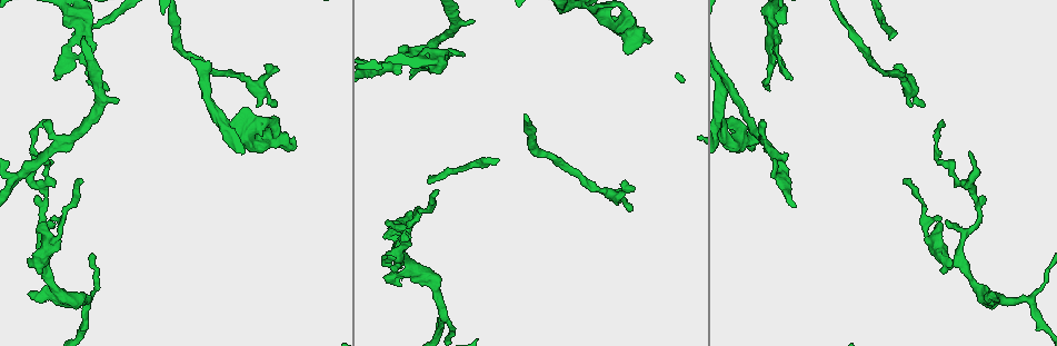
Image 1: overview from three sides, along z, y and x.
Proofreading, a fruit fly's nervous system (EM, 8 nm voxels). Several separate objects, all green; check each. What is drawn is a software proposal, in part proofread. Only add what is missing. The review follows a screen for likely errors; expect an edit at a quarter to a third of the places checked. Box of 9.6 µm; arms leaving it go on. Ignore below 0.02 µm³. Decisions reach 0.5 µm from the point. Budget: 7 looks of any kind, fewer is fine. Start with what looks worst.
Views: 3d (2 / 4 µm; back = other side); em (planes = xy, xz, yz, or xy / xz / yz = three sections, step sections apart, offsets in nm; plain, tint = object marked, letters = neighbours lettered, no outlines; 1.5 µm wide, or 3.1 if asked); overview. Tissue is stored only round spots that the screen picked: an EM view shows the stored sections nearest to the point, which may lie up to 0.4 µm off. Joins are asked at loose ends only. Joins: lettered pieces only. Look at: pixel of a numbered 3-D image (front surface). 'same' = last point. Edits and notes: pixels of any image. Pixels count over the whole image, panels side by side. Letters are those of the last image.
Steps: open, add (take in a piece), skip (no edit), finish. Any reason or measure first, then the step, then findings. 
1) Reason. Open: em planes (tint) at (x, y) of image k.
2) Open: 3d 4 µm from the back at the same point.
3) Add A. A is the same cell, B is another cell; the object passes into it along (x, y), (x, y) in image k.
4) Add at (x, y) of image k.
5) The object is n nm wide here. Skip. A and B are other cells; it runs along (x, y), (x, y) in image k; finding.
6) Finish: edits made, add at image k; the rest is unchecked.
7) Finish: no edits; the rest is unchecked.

Free end. Open: em planes (letters) at (903, 69) of image 1.

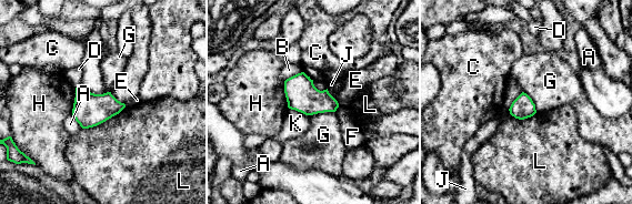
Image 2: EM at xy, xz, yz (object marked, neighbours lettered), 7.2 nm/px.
The object is 160 nm wide here. Skip. A, B, C, D, E, F, G, H, J, K and L are other cells; a border runs along (334, 111), (318, 112), (309, 115) in image 2; none of them fits.

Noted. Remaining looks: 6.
Tapers out. Open: 3d 2 µm at (770, 90) of image 1.

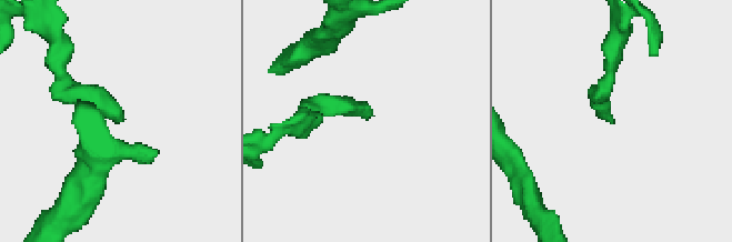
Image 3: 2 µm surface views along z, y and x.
Now the EM. Open: em planes (letters) at (117, 120) of image 3.

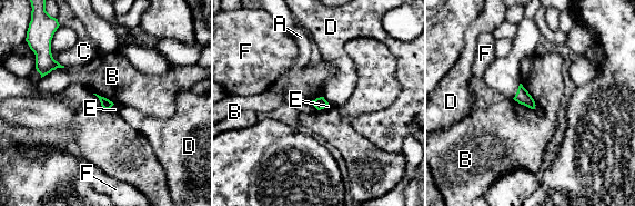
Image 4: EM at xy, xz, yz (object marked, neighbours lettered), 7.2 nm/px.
Skip. A, B, C, D, E and F are other cells; a border runs along (64, 67), (52, 69), (41, 78) in image 4; none of them fits.

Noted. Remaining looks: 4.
Free end. Open: 3d 4 µm at (42, 122) of image 1.

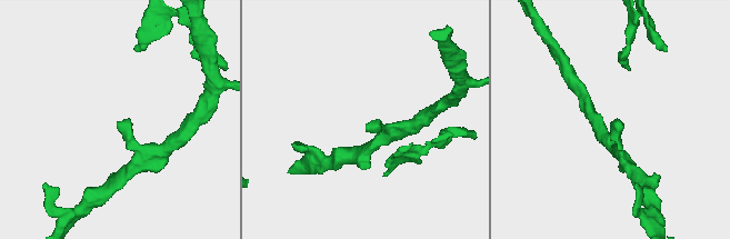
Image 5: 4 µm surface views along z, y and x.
Need the tissue. Open: em xy step 4 (letters) at (619, 124) of image 5.

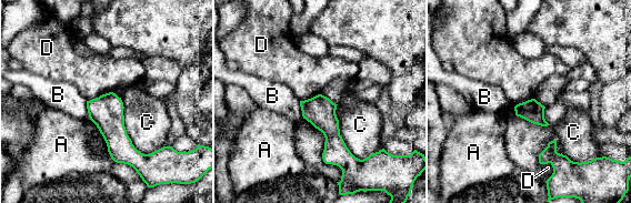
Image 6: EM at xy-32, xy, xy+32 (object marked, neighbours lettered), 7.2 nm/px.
Another direction. Open: em planes (letters) at the same point.

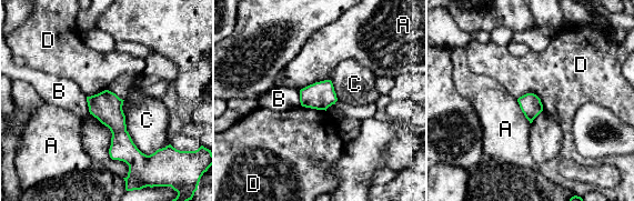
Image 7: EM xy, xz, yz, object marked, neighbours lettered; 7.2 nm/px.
Skip. A, B, C and D are other cells; no lettered piece goes on from it.

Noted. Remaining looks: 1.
Finish: no edits; the rest is unchecked.

